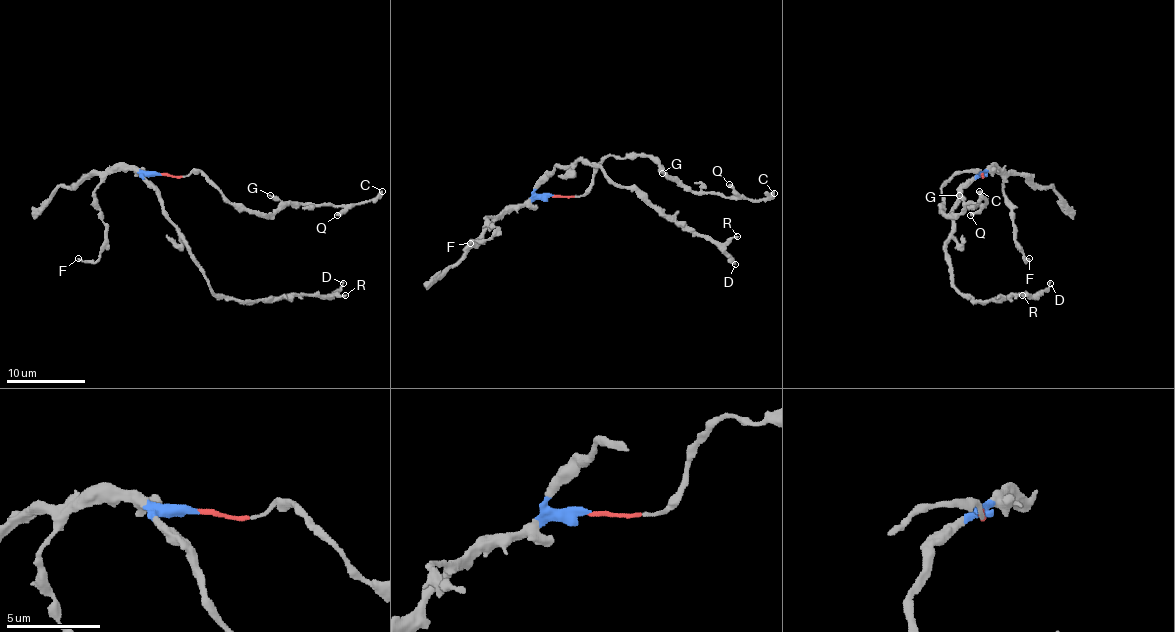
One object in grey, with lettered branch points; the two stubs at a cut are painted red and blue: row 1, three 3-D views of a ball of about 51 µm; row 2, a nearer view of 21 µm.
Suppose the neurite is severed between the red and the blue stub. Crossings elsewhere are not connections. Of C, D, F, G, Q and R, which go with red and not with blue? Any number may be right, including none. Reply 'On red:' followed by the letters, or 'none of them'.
On red: C, G, Q

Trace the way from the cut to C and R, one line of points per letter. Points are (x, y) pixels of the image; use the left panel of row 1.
C: (159, 174), (201, 172), (230, 202), (248, 210), (273, 214), (287, 204), (364, 204), (381, 190)
R: (159, 174), (142, 176), (156, 190), (163, 210), (207, 282), (226, 300), (346, 294)

